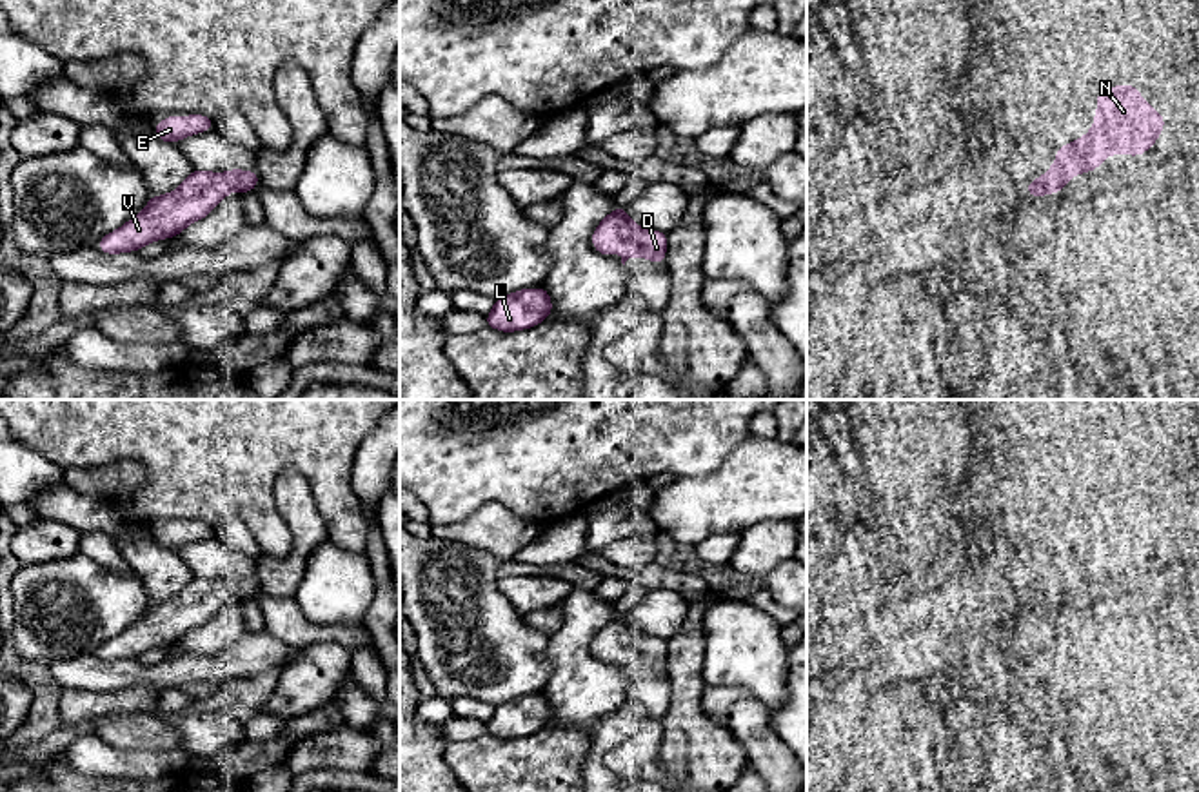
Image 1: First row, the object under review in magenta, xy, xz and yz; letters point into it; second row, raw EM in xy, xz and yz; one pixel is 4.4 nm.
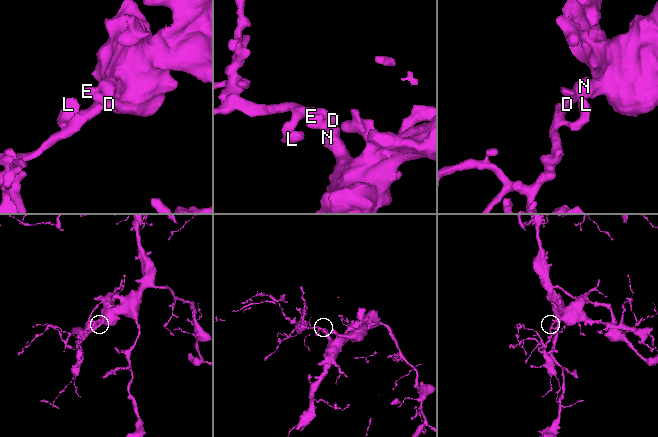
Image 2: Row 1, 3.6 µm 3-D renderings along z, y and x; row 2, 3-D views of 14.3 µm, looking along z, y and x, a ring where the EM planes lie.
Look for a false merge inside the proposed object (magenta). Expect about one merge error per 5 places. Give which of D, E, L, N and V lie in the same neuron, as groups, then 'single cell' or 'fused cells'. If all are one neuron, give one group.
D E L N V | single cell

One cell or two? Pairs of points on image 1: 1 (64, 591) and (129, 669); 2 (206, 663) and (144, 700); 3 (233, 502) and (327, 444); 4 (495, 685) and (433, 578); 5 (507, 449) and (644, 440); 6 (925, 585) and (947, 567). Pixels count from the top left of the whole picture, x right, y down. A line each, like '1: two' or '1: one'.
1: two
2: two
3: one
4: one
5: one
6: one

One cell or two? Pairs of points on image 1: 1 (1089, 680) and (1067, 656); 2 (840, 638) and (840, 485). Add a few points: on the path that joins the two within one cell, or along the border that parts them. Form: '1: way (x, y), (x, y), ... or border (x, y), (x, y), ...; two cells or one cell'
1: way (1085, 674), (1072, 662); one cell
2: way (838, 600), (838, 531), (842, 524); one cell

